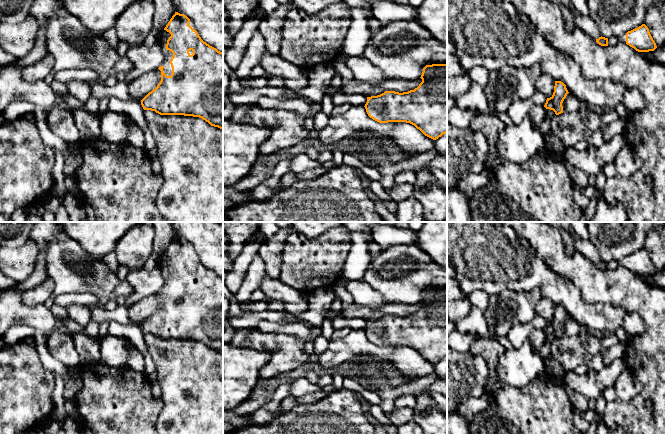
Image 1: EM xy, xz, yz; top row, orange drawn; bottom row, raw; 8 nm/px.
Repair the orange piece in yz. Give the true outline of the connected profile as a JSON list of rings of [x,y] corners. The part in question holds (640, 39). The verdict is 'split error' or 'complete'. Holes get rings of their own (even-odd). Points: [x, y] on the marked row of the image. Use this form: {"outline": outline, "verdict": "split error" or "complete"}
{"outline": [[[642,24],[618,37],[619,42],[626,43],[638,52],[654,51],[657,46],[653,40],[648,27]]], "verdict": "split error"}

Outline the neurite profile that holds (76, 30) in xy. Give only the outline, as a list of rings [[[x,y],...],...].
[[[34,0],[29,10],[39,25],[45,25],[45,41],[48,52],[54,57],[53,73],[65,69],[89,69],[99,74],[116,76],[133,71],[133,63],[121,56],[103,36],[92,37],[81,22],[66,11],[59,0]]]

